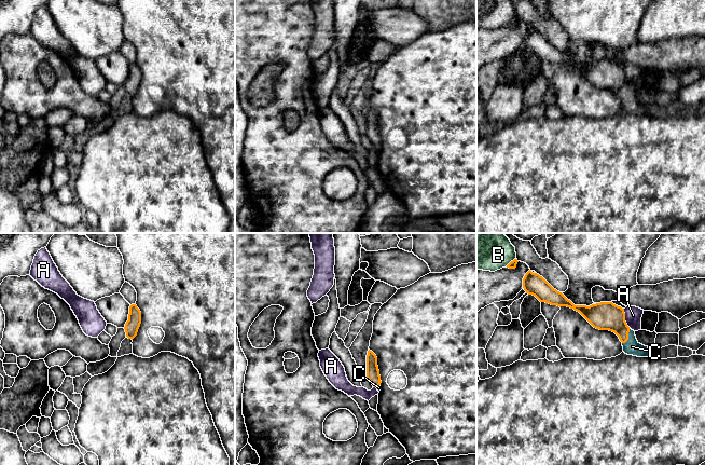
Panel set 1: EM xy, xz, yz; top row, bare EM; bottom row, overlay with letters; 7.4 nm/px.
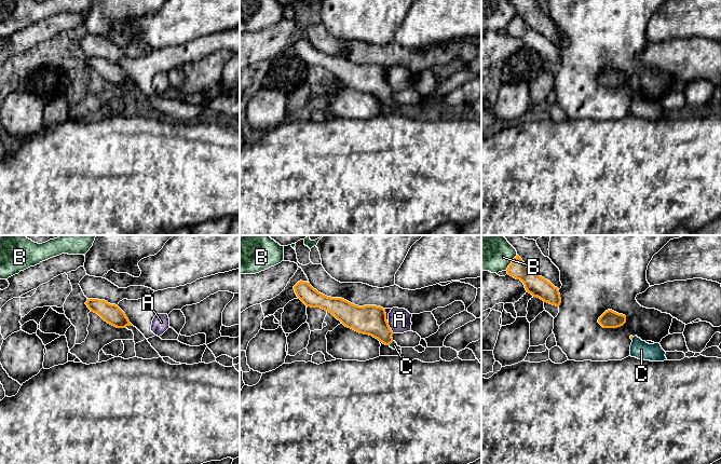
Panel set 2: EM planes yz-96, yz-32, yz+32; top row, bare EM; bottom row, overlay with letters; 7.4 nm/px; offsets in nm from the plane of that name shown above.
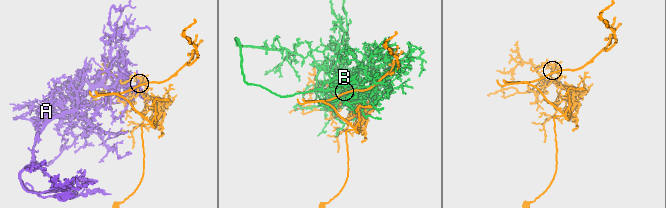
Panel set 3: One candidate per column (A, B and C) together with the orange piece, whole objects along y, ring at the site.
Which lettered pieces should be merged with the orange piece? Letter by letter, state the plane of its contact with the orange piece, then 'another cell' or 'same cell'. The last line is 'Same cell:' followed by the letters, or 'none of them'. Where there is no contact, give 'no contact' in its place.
A: contact in yz; another cell
B: contact in yz; another cell
C: contact in yz; same cell
Same cell: C

